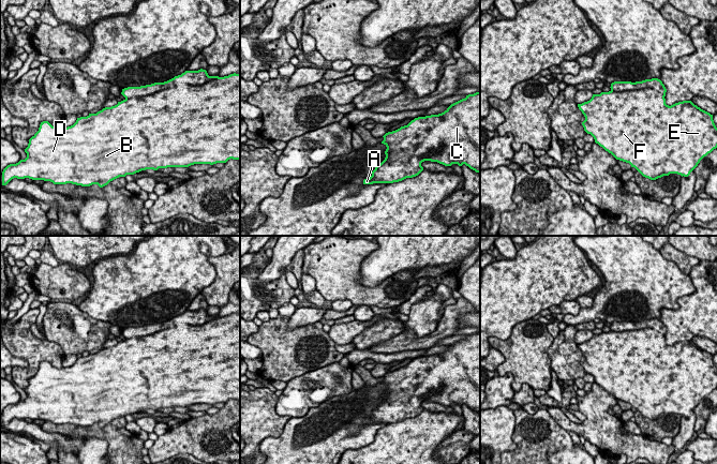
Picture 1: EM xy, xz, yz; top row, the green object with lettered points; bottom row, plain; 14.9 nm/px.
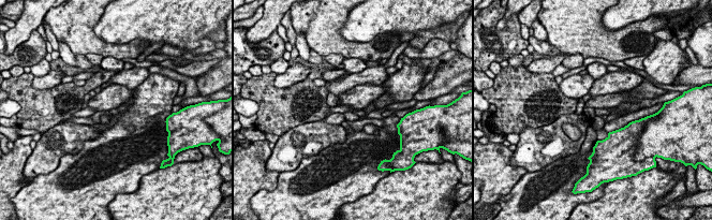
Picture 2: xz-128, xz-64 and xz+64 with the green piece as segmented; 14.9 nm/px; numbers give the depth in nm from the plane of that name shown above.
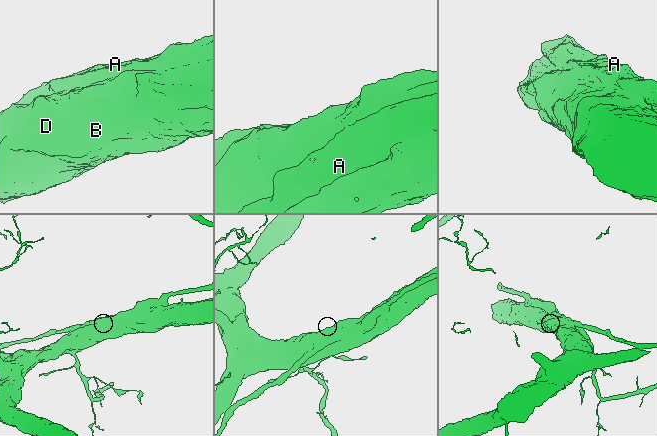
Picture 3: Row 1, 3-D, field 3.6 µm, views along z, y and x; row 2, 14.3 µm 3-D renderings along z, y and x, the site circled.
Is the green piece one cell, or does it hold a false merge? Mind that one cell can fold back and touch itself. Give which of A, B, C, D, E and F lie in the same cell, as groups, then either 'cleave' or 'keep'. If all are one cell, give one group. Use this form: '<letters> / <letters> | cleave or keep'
A / B C D E F | cleave

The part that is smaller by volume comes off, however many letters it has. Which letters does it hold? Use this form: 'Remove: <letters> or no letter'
Remove: A

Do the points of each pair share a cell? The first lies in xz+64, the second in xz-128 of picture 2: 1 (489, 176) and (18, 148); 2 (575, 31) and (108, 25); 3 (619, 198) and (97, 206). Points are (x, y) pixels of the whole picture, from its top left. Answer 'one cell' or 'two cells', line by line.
1: one cell
2: two cells
3: two cells

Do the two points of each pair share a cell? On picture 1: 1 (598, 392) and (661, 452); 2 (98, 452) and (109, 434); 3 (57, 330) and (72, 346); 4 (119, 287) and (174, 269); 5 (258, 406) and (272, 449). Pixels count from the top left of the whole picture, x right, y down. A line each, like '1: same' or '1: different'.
1: same
2: different
3: same
4: same
5: different

